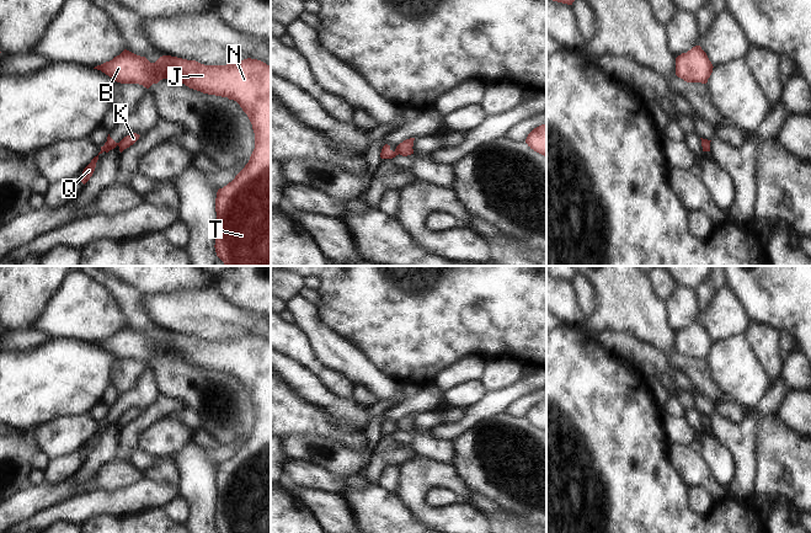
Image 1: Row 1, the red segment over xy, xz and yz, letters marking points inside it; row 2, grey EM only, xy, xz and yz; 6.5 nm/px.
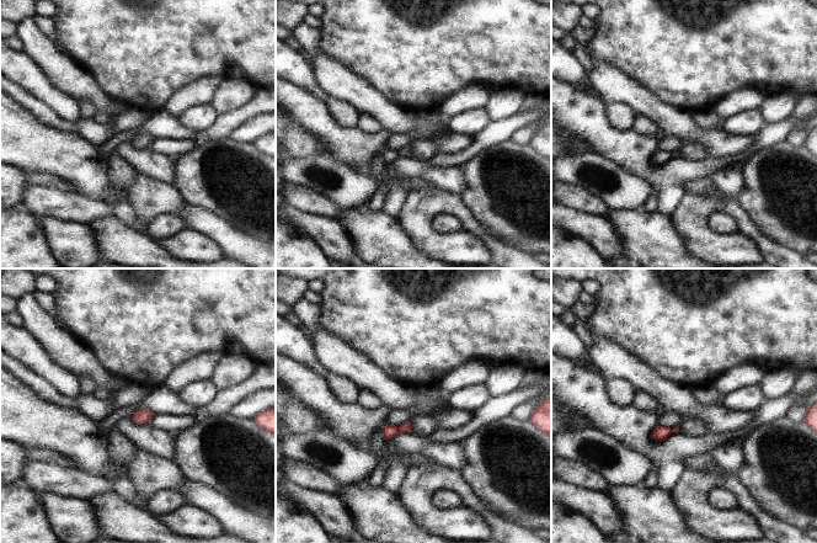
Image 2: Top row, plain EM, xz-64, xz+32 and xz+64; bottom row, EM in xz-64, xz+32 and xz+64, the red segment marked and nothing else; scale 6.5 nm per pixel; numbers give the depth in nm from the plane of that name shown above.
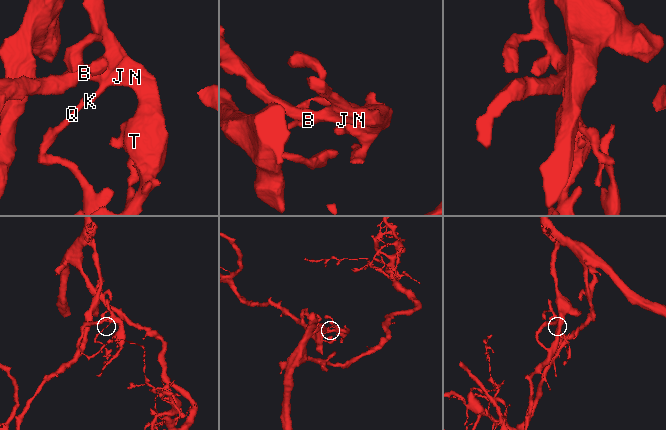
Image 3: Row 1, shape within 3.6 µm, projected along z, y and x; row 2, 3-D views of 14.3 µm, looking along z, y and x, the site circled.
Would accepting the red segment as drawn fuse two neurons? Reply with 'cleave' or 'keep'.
cleave

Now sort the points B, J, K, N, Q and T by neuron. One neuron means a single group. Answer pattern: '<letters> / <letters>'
B J K N T / Q

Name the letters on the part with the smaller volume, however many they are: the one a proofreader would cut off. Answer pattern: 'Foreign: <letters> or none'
Foreign: Q

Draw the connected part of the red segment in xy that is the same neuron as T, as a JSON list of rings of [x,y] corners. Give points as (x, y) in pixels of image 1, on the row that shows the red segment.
[[[124,49],[112,60],[94,69],[121,84],[139,84],[149,89],[162,79],[180,81],[190,89],[236,101],[247,114],[255,133],[255,149],[245,167],[215,198],[215,252],[225,266],[271,266],[271,66],[257,59],[236,64],[204,65],[171,55],[155,63]]]

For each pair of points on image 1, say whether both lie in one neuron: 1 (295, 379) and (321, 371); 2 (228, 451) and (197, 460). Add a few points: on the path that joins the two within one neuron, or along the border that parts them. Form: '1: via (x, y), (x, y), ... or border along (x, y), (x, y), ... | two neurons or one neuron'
1: border along (289, 357), (309, 369), (334, 394) | two neurons
2: border along (203, 448), (207, 457), (217, 465) | two neurons

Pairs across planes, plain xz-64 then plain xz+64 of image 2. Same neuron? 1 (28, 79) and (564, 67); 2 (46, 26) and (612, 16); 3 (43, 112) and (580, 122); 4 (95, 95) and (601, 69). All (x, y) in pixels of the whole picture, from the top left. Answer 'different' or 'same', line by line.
1: same
2: different
3: same
4: same

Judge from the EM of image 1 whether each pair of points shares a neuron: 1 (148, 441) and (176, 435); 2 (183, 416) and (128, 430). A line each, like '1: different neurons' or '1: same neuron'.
1: same neuron
2: different neurons

